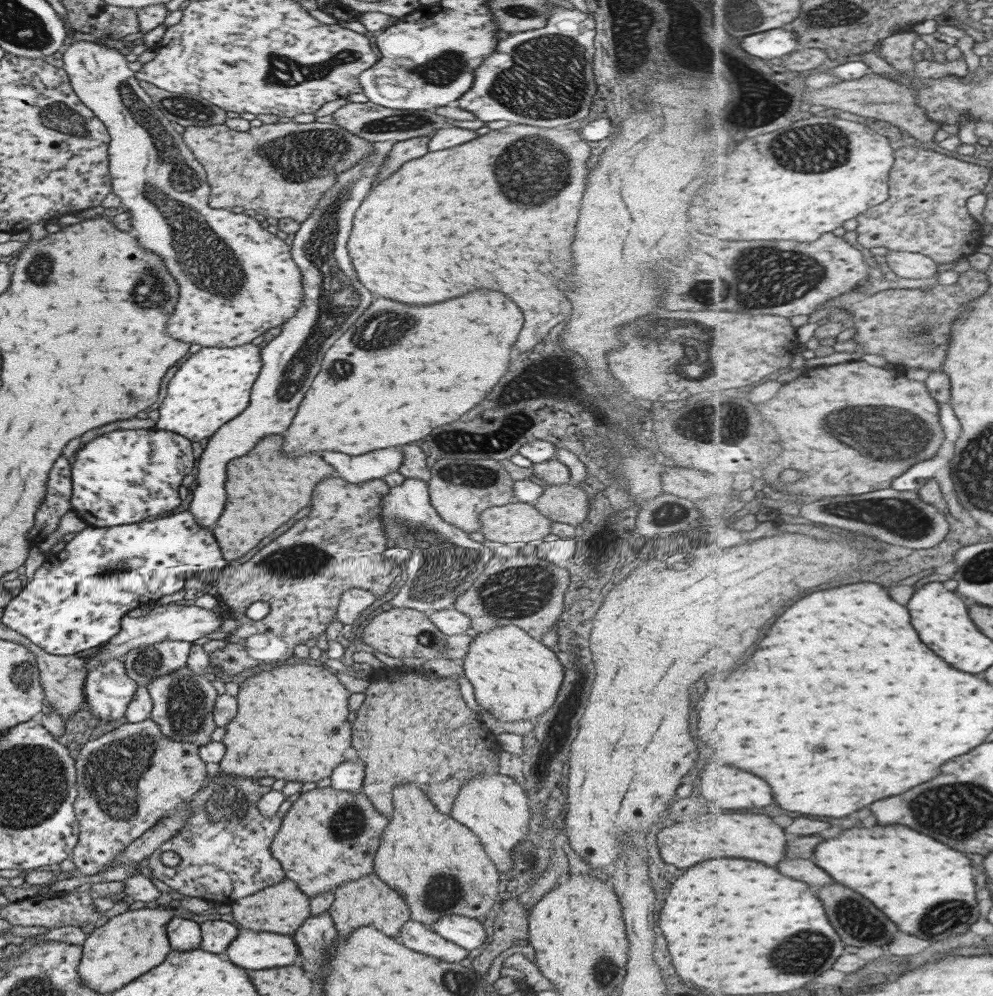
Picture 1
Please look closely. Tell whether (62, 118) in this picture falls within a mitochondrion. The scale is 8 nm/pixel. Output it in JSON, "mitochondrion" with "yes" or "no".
{"mitochondrion":"yes"}

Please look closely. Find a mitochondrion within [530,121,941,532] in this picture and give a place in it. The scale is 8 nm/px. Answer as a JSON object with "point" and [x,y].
{"point":[898,438]}

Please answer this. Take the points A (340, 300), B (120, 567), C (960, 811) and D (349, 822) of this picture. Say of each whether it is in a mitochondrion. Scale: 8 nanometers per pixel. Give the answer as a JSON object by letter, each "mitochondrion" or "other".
{"A":"mitochondrion","B":"mitochondrion","C":"mitochondrion","D":"mitochondrion"}

